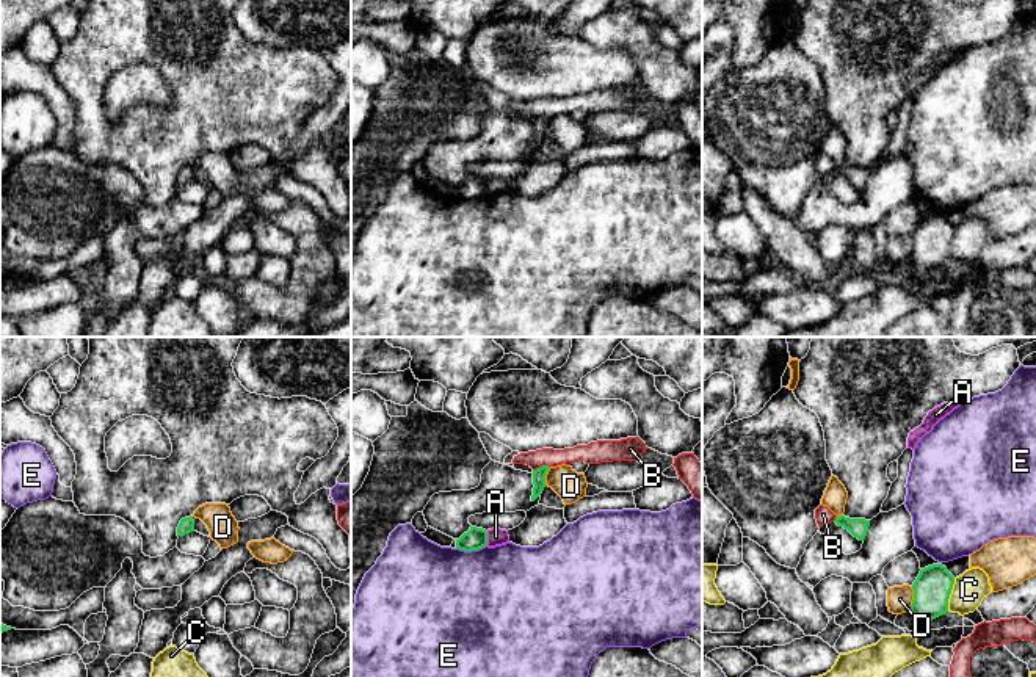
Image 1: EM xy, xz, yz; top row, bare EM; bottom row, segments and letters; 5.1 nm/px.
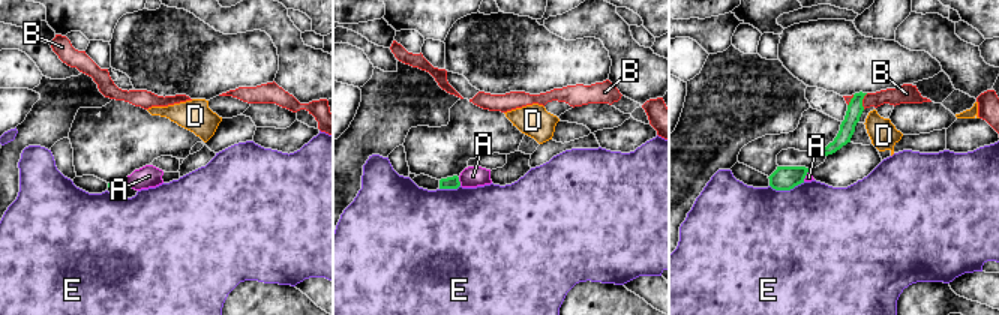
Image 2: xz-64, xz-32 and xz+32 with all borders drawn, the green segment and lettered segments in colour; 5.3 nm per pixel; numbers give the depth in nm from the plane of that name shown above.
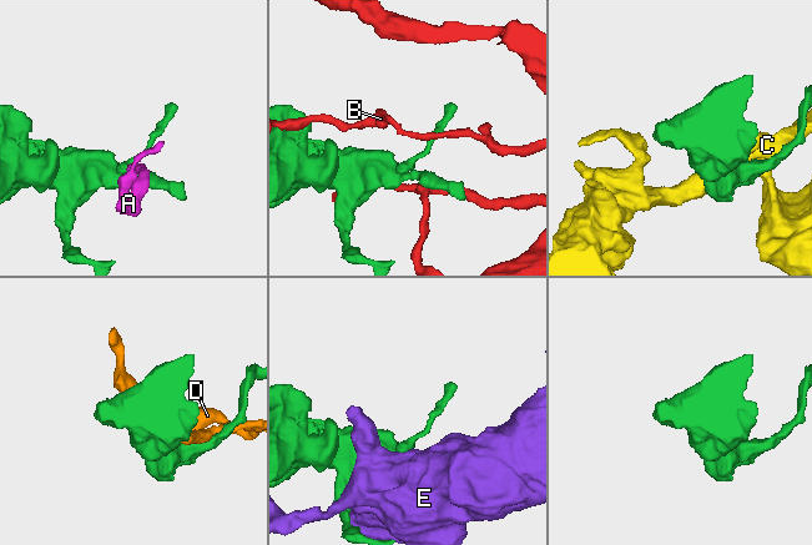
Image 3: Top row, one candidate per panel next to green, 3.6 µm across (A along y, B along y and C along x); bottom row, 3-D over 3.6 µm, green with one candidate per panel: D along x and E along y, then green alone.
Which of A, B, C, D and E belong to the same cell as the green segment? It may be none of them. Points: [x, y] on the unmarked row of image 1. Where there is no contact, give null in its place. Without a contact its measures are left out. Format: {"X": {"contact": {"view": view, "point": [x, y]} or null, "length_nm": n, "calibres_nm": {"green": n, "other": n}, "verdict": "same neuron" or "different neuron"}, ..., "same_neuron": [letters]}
{"A": {"contact": {"view": "xz", "point": [486, 187]}, "length_nm": 70, "calibres_nm": {"green": 110, "other": 90}, "verdict": "different neuron"}, "B": {"contact": {"view": "xz", "point": [543, 115]}, "length_nm": 90, "calibres_nm": {"green": 70, "other": 100}, "verdict": "different neuron"}, "C": {"contact": {"view": "yz", "point": [950, 242]}, "length_nm": 170, "calibres_nm": {"green": 190, "other": 170}, "verdict": "different neuron"}, "D": {"contact": {"view": "yz", "point": [914, 248]}, "length_nm": 130, "calibres_nm": {"green": 190, "other": 130}, "verdict": "different neuron"}, "E": {"contact": {"view": "xz", "point": [470, 199]}, "length_nm": 160, "calibres_nm": {"green": 110, "other": 500}, "verdict": "different neuron"}, "same_neuron": []}

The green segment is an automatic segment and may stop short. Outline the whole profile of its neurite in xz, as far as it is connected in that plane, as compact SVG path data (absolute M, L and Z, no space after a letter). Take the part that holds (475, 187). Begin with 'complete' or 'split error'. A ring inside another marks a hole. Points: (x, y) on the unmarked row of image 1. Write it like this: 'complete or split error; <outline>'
complete; M470 176L459 188L456 197L464 201L480 199L487 194L487 180L483 177Z

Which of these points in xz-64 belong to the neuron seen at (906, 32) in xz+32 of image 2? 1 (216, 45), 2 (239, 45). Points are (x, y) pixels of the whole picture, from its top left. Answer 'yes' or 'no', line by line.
1: no
2: no

